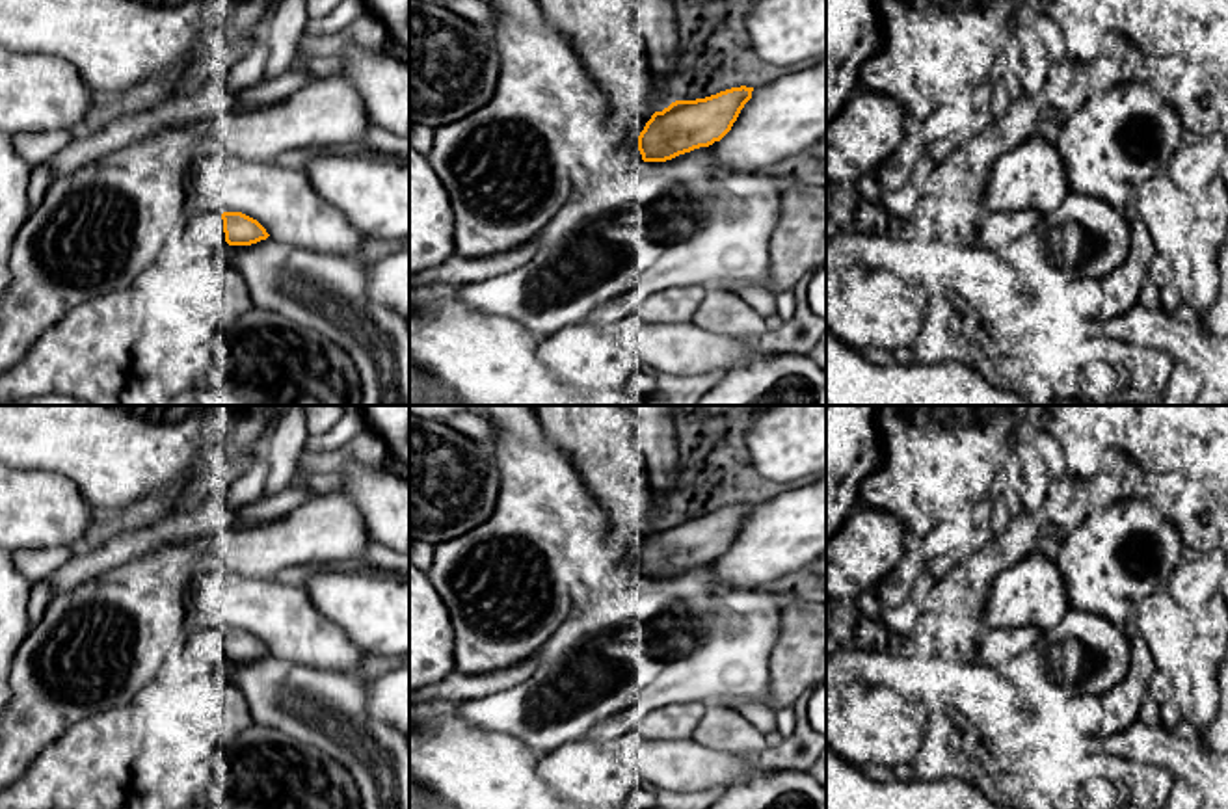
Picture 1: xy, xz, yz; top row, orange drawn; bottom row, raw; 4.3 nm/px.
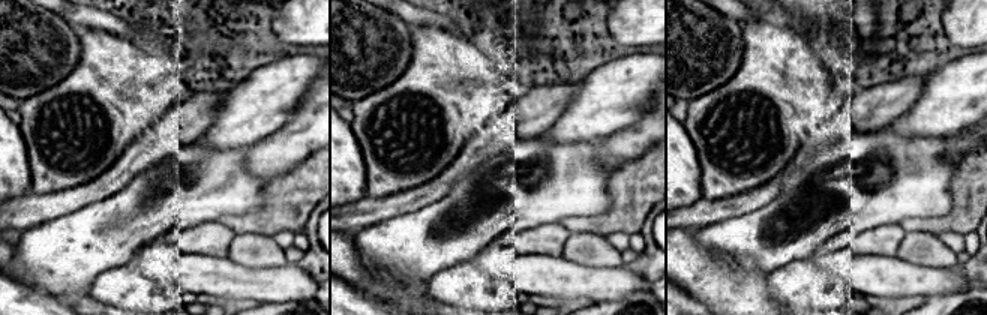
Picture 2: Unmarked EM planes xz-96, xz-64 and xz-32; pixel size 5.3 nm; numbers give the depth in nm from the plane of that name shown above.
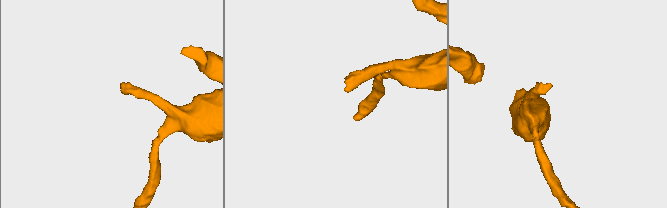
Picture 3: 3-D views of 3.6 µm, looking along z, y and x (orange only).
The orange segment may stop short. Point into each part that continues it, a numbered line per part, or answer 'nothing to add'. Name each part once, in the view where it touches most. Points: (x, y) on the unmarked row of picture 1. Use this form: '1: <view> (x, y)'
1: xy (203, 644)

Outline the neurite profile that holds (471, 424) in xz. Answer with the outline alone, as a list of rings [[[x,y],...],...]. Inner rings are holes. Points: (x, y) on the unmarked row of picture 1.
[[[476,413],[454,415],[445,418],[443,422],[456,431],[486,444],[491,443],[497,435],[495,426],[487,418],[478,417]]]

